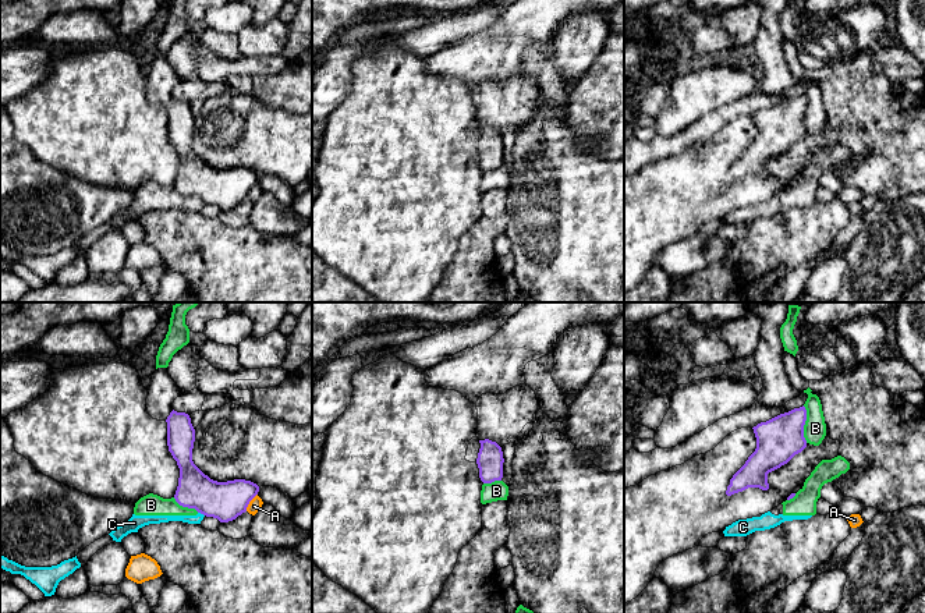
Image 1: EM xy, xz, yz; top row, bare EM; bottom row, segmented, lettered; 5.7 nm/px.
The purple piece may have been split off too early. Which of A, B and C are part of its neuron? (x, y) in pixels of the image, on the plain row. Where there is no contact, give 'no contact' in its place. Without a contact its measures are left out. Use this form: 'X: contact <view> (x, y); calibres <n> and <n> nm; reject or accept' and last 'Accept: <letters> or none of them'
A: contact xy (250, 188); calibres 220 and 70 nm; reject
B: contact yz (804, 112); calibres 260 and 130 nm; reject
C: contact xy (201, 201); calibres 220 and 50 nm; reject
Accept: none of them

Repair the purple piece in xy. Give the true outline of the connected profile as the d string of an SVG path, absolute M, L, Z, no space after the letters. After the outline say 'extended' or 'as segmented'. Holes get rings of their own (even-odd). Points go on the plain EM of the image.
M157 56L148 74L148 102L167 110L167 134L180 156L176 189L198 201L228 210L247 199L259 174L251 169L234 167L217 170L205 163L192 149L195 117L185 100L173 98L181 77L169 63L167 56Z; extended

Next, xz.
M476 124L469 128L465 148L476 150L479 166L483 171L502 169L503 166L503 139L502 135L489 127L479 128Z; extended

